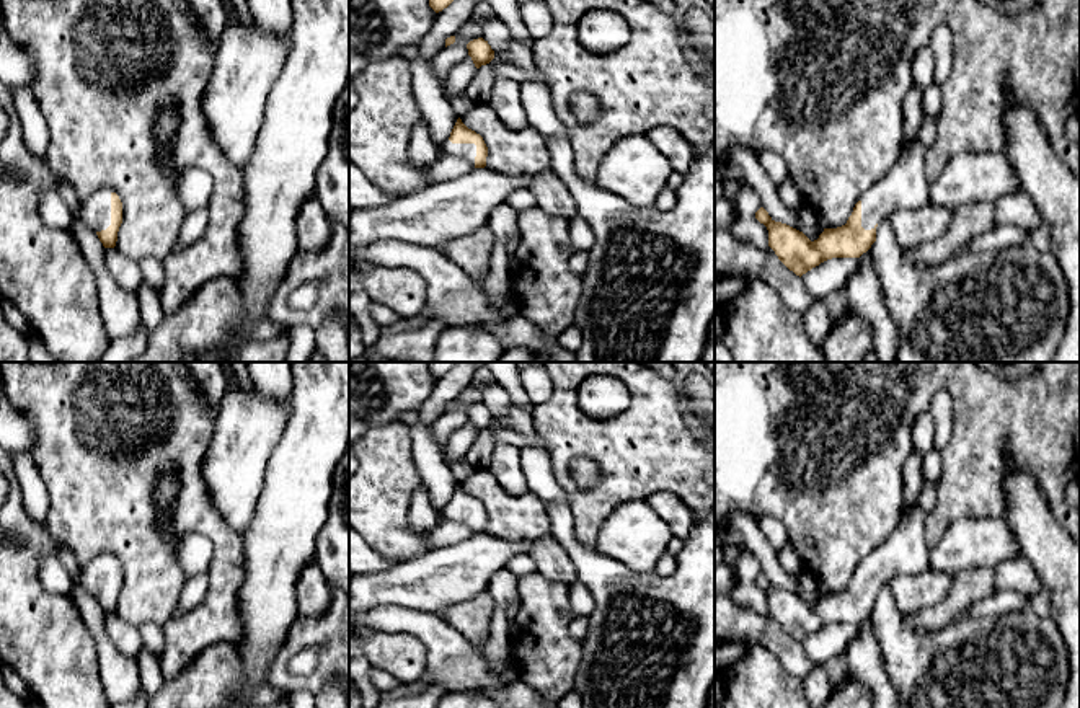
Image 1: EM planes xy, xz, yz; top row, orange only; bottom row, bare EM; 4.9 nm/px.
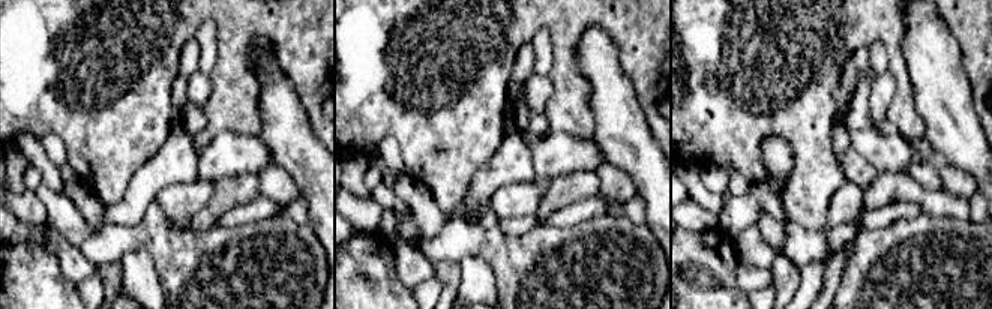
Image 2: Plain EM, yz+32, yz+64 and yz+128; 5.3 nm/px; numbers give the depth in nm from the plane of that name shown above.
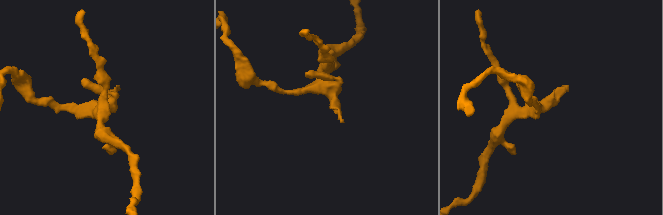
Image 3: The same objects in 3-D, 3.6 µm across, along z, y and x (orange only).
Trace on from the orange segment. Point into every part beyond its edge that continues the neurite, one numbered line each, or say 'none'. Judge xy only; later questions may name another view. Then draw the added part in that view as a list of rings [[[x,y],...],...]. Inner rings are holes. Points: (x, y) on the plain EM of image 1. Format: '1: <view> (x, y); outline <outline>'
1: xy (95, 578); outline [[[104,553],[82,569],[82,589],[93,597],[106,595],[111,591],[111,555]]]

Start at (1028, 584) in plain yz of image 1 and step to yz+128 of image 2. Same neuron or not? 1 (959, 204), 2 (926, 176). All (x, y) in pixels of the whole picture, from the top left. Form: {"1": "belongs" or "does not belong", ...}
{"1": "does not belong", "2": "does not belong"}

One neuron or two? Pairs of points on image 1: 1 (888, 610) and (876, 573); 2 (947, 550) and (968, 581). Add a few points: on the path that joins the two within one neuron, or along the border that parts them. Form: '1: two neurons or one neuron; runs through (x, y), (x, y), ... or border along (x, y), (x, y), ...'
1: two neurons; border along (888, 581), (878, 589), (873, 607)
2: two neurons; border along (994, 566), (971, 566), (951, 576)

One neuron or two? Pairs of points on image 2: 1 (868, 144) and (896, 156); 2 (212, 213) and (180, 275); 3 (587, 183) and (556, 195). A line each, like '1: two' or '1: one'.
1: one
2: two
3: one

